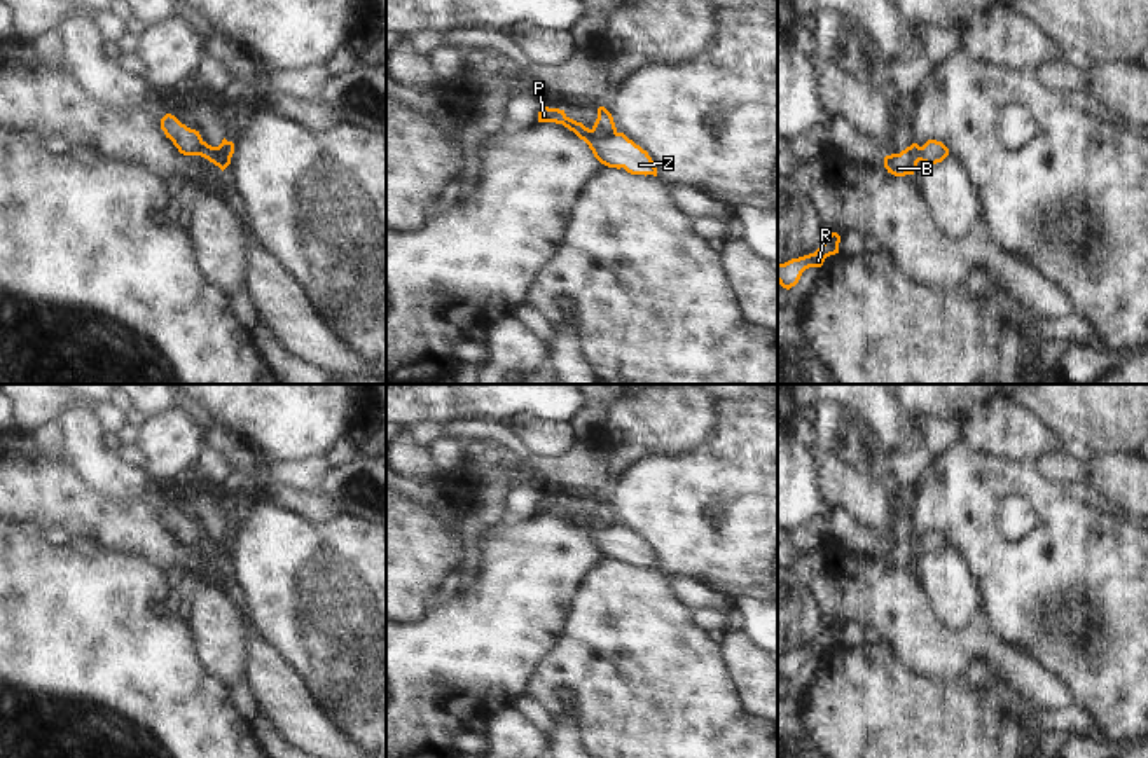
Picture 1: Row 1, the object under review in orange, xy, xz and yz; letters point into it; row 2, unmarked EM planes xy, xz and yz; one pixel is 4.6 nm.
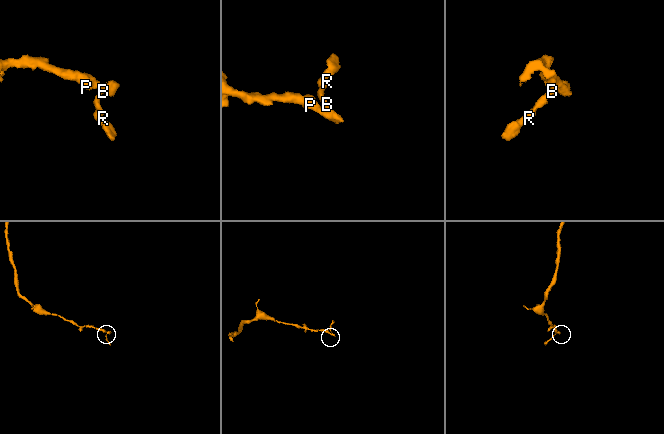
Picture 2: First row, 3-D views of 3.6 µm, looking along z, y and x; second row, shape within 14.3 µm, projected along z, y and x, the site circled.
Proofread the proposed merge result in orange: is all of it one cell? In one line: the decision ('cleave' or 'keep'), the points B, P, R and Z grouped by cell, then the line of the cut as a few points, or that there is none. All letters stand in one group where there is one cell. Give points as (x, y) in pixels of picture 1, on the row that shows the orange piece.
cleave; groups B R / P Z; cut xy (228, 142), (215, 158), (215, 165)

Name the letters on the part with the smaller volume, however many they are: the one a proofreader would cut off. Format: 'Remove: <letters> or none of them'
Remove: B, R

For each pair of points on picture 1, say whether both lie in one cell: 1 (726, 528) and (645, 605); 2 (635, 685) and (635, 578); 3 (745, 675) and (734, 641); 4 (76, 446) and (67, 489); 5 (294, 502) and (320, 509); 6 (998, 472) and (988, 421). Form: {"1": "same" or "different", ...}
{"1": "different", "2": "same", "3": "same", "4": "different", "5": "same", "6": "different"}

